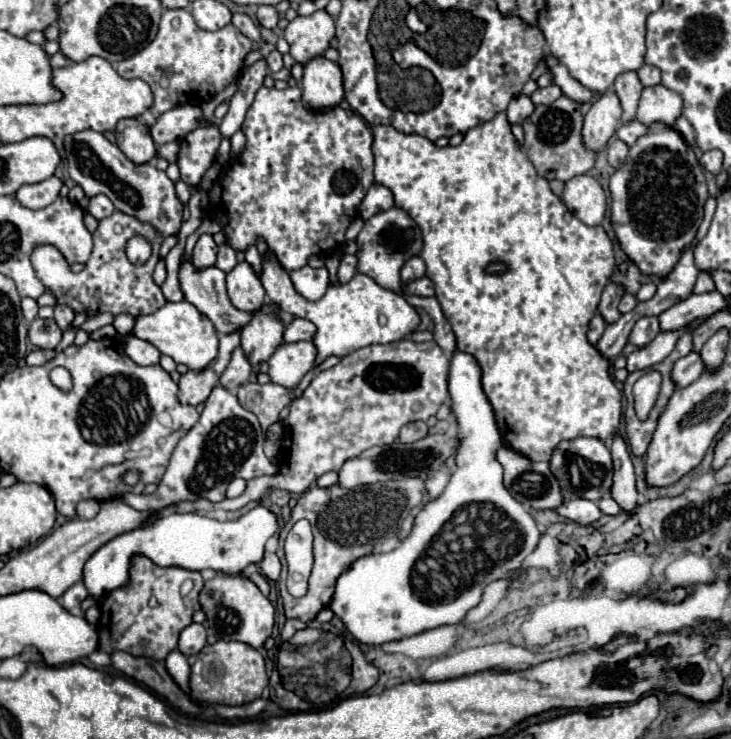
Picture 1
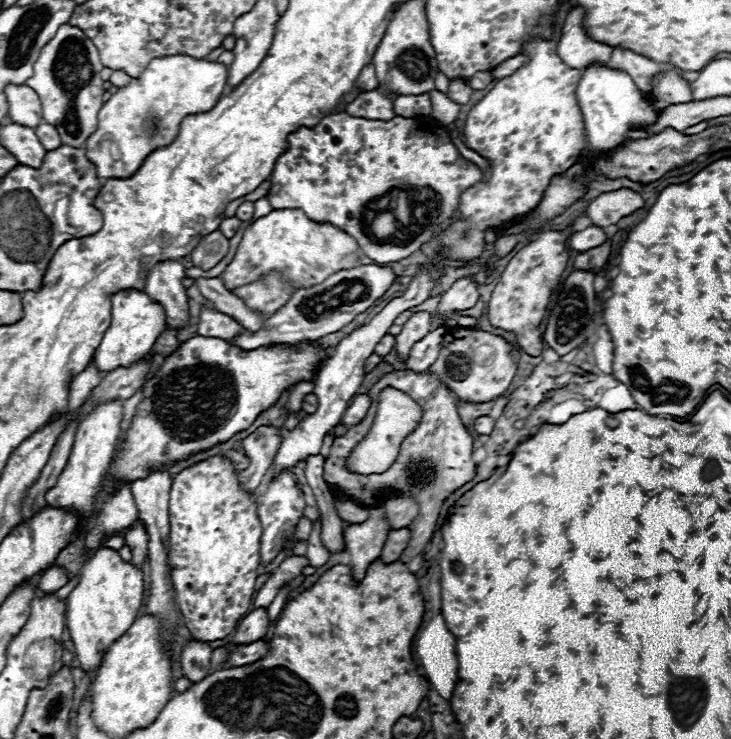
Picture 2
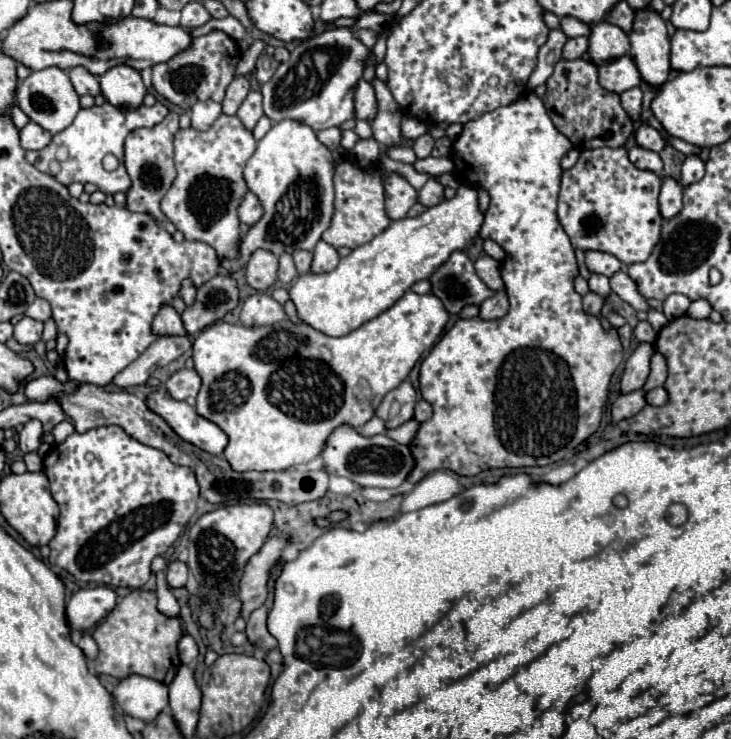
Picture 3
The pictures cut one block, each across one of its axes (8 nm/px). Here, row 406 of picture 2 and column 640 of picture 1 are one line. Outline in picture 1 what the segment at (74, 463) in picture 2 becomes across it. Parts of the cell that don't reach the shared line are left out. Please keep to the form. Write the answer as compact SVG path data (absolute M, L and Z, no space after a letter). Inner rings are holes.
M658 84L656 88L644 88L642 90L642 96L640 96L640 104L638 104L638 110L636 110L636 120L650 126L654 122L664 122L668 126L674 126L676 124L676 118L682 114L682 98L678 92Z

